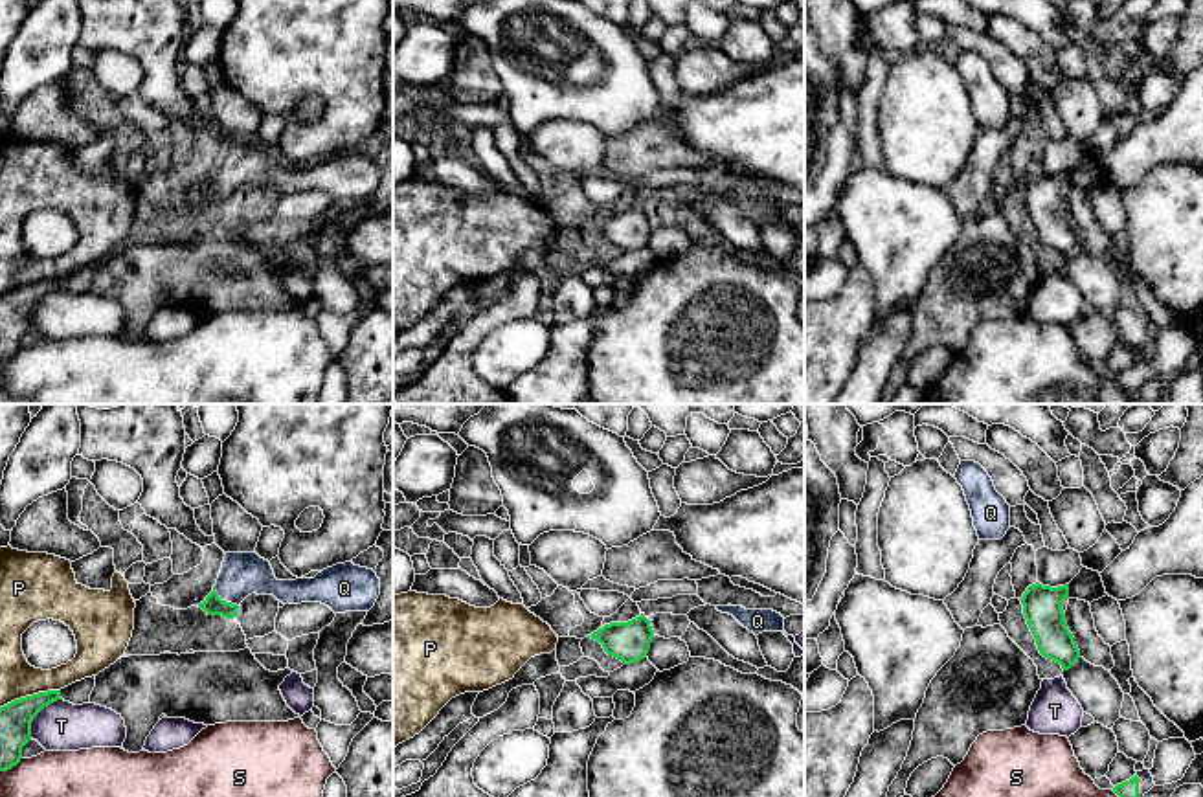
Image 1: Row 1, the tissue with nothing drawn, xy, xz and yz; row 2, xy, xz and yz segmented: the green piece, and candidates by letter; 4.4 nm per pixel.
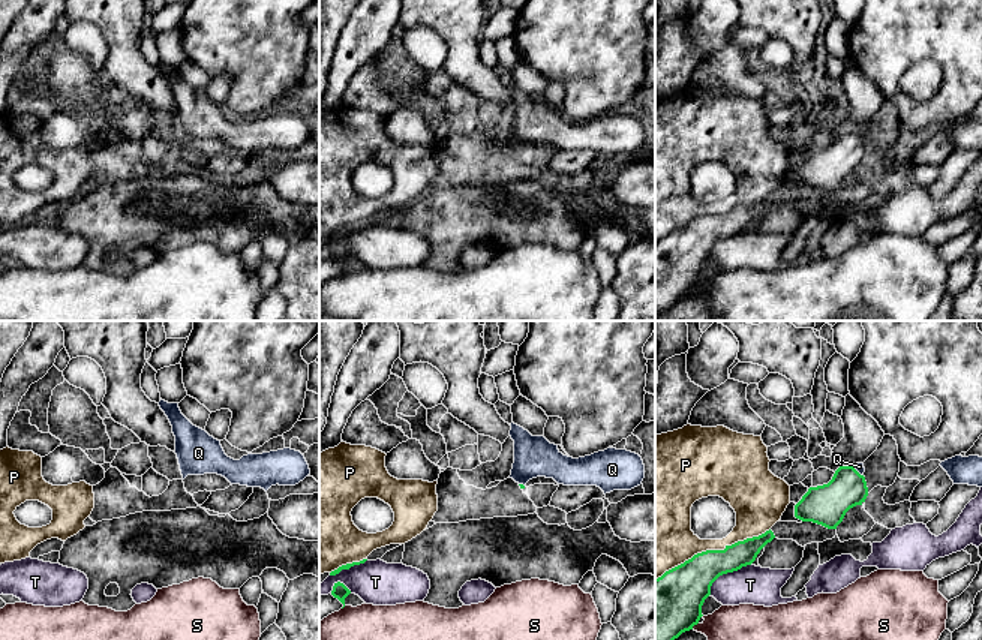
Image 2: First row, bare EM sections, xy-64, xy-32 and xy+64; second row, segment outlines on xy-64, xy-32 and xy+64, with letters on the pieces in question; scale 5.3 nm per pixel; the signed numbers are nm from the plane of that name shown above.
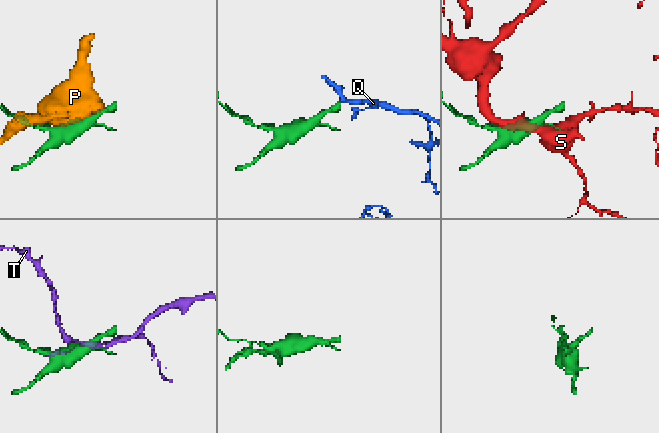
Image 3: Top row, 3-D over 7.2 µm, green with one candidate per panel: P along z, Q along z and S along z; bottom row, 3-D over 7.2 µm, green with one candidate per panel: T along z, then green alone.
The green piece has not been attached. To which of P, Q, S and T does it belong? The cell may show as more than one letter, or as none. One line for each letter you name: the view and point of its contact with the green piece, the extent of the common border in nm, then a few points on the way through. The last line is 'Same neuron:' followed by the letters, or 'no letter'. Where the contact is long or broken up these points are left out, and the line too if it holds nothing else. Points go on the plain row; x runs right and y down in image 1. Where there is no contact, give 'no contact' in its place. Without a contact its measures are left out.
Q: contact xy (224, 190); length 140 nm; way xy (213, 193), (224, 190), (243, 162)
Same neuron: Q

